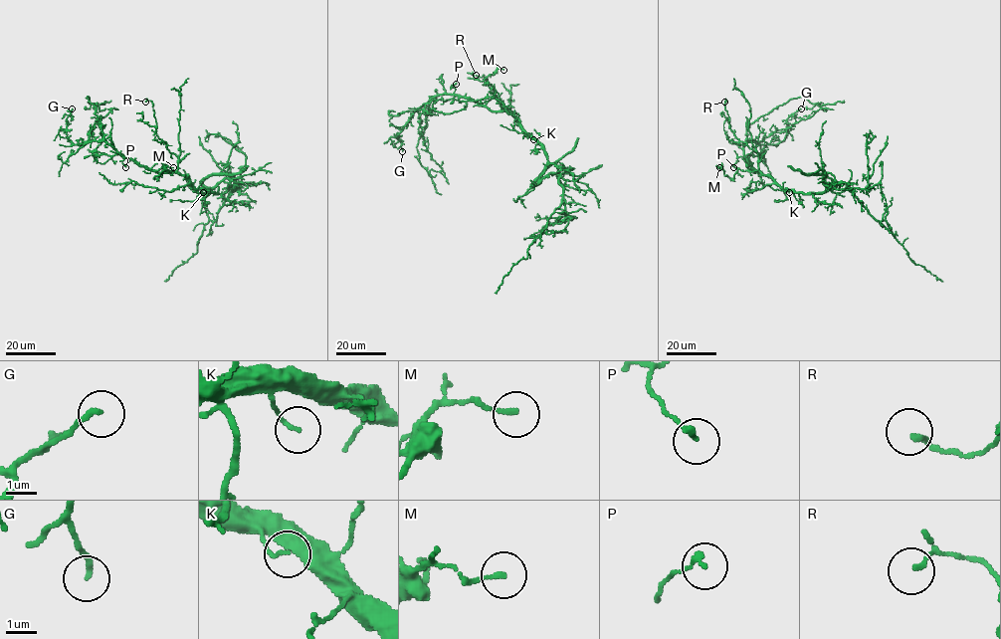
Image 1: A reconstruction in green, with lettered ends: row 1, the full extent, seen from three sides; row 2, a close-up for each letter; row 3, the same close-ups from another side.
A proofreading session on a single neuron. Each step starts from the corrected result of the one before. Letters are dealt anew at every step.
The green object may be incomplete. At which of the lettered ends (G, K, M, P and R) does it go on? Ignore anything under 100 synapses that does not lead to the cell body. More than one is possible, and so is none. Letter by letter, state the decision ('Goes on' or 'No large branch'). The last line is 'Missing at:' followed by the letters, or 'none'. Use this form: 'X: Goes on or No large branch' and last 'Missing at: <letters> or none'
G: No large branch
K: No large branch
M: No large branch
P: No large branch
R: No large branch
Missing at: none

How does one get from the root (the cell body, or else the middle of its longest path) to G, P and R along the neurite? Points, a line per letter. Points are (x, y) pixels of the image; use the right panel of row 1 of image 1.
G: (785, 189), (748, 163), (743, 146), (746, 141), (779, 143), (786, 135), (786, 119), (801, 108)
P: (785, 189), (771, 177), (755, 170), (743, 156), (737, 158), (733, 167)
R: (785, 189), (759, 170), (758, 153), (736, 137), (729, 127), (724, 102)

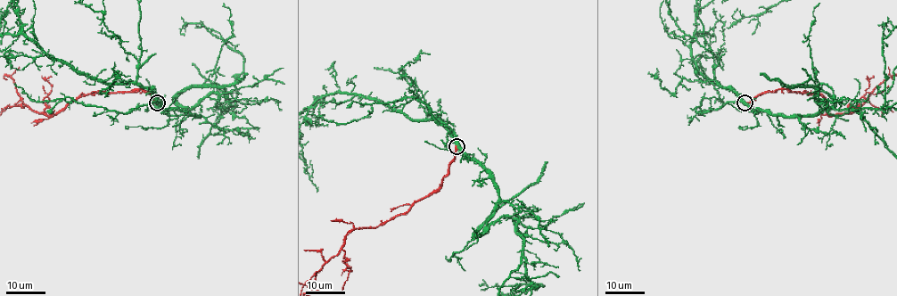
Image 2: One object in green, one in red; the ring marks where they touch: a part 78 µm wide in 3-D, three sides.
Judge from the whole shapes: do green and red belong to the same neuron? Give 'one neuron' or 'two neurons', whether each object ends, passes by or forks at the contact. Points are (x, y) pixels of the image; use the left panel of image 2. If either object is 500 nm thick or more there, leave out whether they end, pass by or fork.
two neurons

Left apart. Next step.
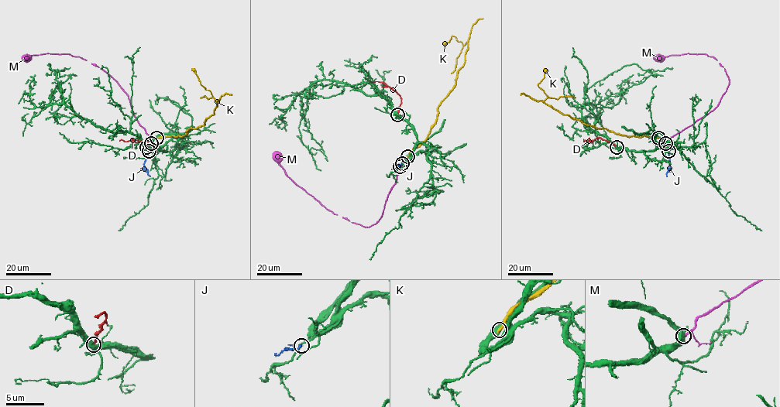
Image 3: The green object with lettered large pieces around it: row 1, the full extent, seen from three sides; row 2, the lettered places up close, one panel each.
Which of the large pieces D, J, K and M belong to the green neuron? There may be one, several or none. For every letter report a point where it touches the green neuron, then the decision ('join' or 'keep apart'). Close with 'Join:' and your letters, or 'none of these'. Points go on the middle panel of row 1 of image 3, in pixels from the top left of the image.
D: meets green at (397, 114); keep apart
J: meets green at (400, 166); keep apart
K: meets green at (407, 156); keep apart
M: meets green at (402, 163); keep apart
Join: none of these

